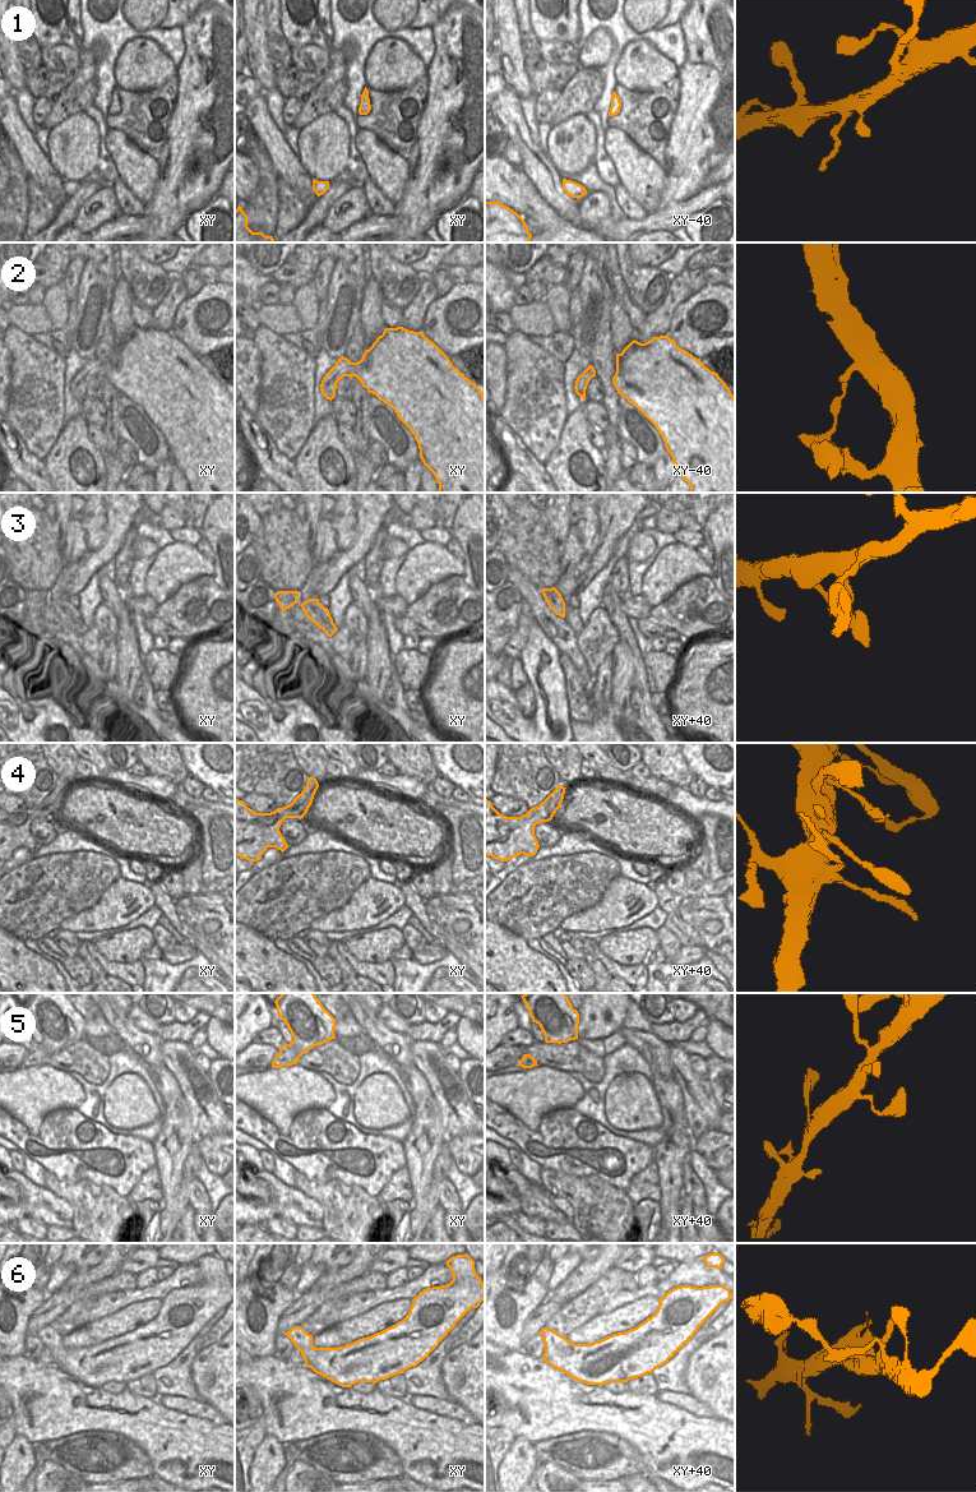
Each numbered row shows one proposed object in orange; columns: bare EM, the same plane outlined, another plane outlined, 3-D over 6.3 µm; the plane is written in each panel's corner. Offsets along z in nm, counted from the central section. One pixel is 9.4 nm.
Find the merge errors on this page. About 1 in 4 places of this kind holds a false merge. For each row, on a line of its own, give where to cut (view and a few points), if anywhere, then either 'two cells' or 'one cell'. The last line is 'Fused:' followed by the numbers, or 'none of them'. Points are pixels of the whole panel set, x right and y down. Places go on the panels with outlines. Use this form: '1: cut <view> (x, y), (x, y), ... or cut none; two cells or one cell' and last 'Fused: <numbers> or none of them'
1: cut none; one cell
2: cut none; one cell
3: cut none; one cell
4: cut none; one cell
5: cut none; one cell
6: cut none; one cell
Fused: none of them

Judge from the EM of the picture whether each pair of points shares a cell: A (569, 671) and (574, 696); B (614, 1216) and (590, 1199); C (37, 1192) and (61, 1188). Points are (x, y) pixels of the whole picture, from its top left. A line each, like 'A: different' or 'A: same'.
A: same
B: same
C: different

